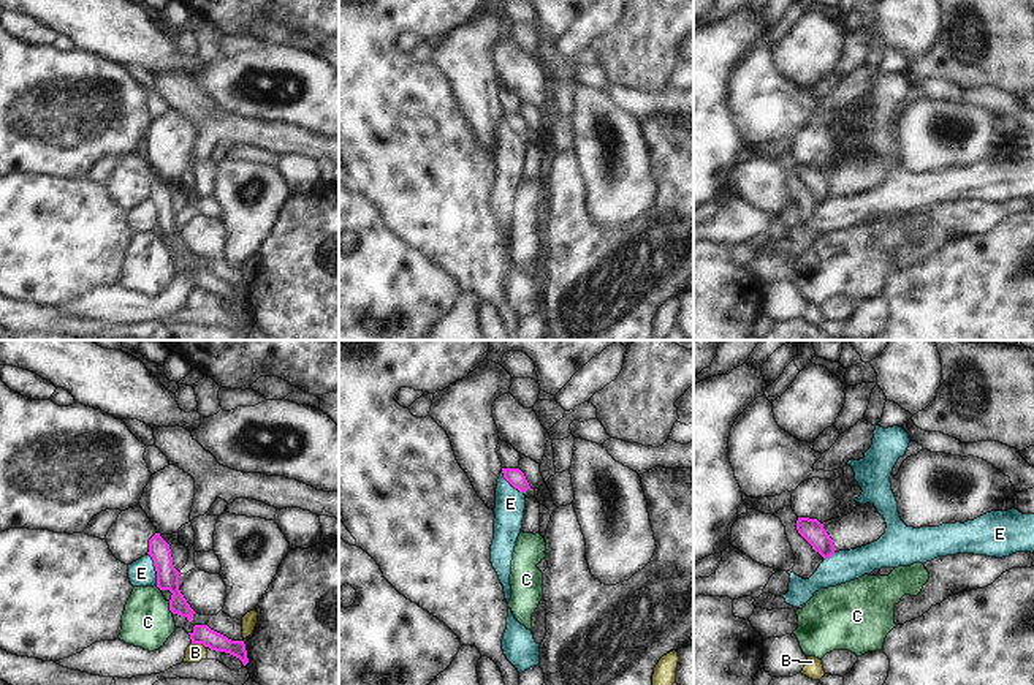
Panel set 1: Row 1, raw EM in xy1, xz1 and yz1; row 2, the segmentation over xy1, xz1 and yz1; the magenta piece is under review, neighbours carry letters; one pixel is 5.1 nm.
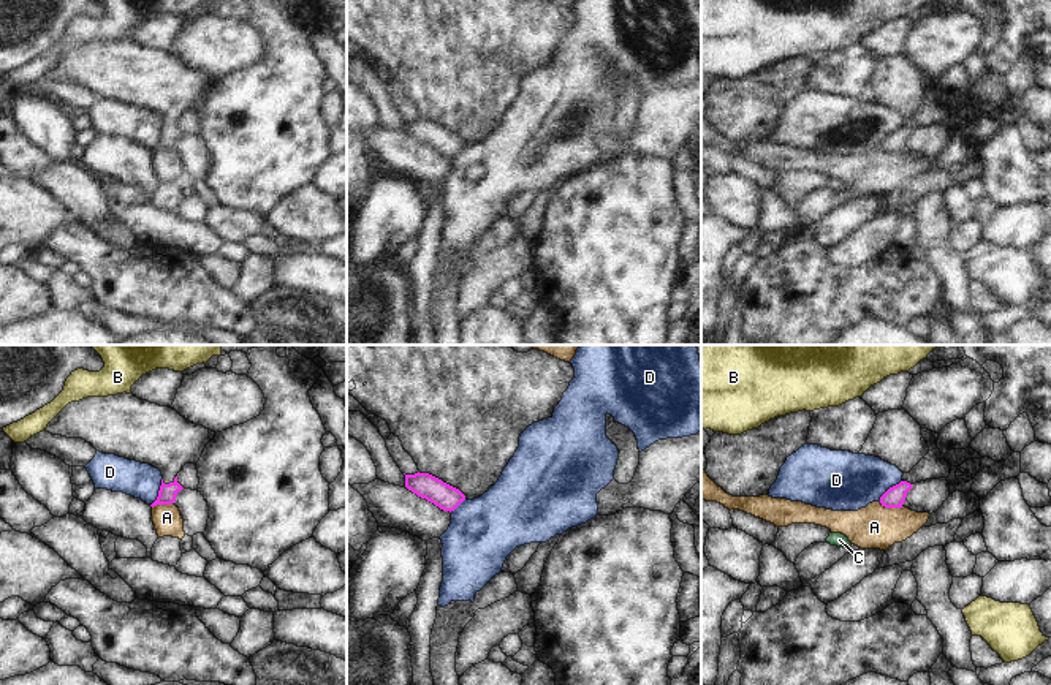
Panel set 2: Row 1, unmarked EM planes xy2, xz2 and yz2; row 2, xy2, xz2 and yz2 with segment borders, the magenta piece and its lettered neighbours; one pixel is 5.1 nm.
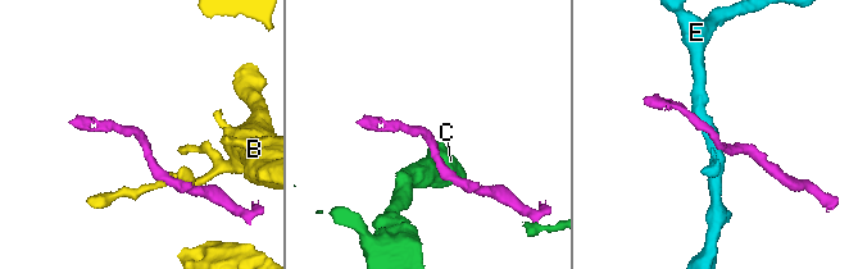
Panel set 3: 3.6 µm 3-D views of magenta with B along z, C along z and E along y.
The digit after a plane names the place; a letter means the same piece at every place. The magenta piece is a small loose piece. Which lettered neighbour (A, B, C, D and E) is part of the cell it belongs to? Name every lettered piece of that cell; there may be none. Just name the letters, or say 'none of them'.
none of them

